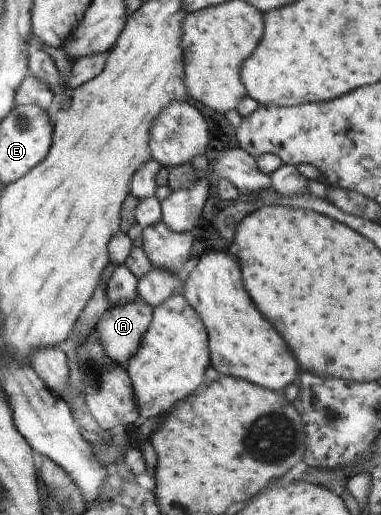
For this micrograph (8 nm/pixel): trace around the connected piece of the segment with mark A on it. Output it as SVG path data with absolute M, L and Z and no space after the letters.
M140 296L124 305L110 305L95 327L107 357L126 370L152 317L153 307Z

